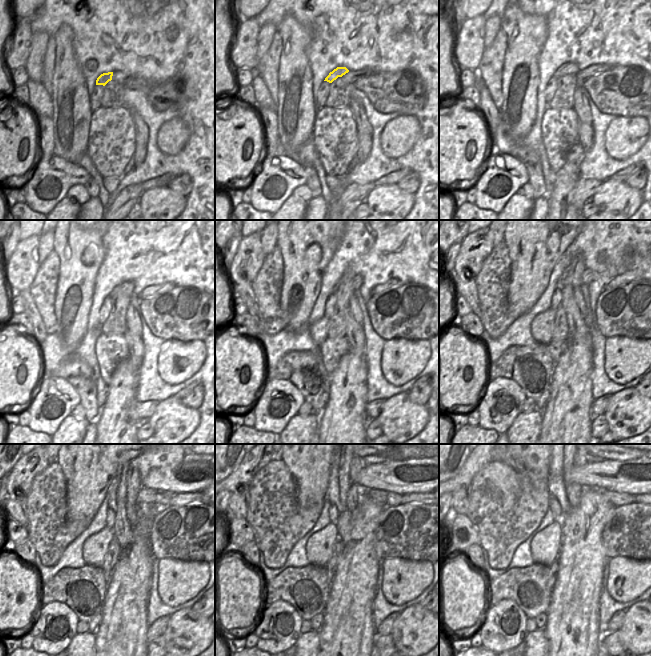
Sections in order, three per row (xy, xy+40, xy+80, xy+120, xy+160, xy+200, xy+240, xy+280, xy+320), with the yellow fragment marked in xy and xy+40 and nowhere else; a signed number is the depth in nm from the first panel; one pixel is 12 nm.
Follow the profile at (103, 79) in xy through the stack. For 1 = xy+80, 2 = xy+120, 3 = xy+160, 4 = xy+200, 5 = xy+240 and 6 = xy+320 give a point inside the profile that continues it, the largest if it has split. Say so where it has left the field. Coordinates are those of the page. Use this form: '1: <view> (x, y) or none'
1: xy+80 (567, 68)
2: xy+120 (126, 289)
3: xy+160 (356, 280)
4: xy+200 (589, 275)
5: xy+240 (146, 495)
6: xy+320 (617, 499)

